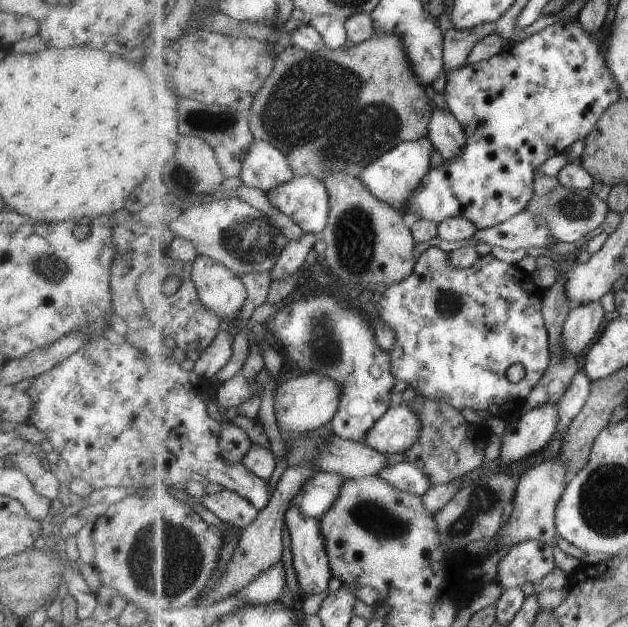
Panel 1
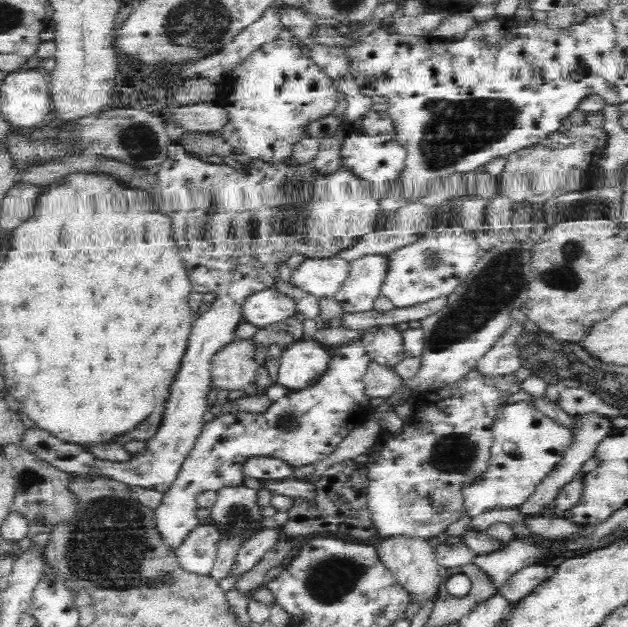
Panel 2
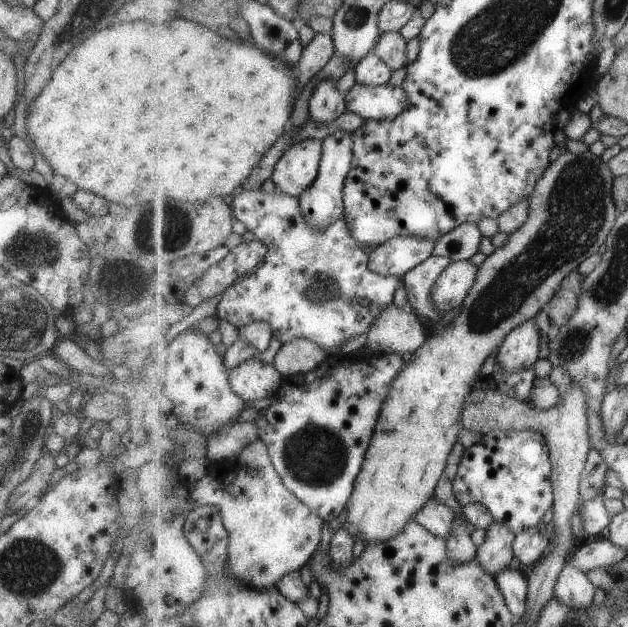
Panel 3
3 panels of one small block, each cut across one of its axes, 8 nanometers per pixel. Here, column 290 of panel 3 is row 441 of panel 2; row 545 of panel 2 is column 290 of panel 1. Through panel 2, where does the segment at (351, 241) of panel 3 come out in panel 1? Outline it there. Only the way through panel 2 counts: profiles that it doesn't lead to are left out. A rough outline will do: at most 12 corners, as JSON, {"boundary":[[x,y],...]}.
{"boundary":[[255,140],[243,184],[266,193],[295,178],[284,152]]}

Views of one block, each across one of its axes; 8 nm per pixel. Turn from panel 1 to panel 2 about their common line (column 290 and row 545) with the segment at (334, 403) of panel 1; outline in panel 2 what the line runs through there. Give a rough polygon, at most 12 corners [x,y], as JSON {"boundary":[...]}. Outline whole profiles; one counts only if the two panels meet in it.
{"boundary":[[386,538],[374,554],[408,593],[434,602],[442,577],[428,540]]}

